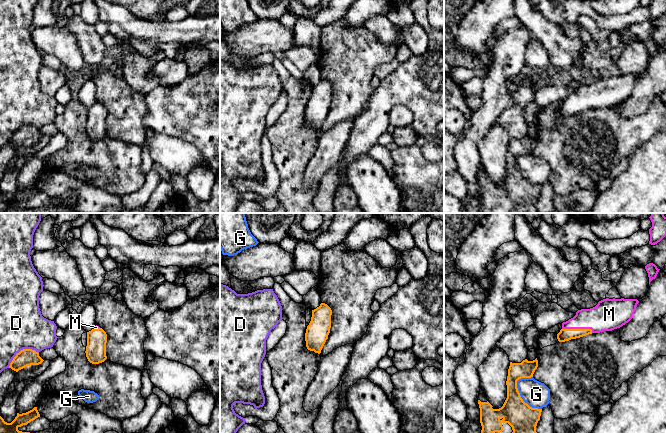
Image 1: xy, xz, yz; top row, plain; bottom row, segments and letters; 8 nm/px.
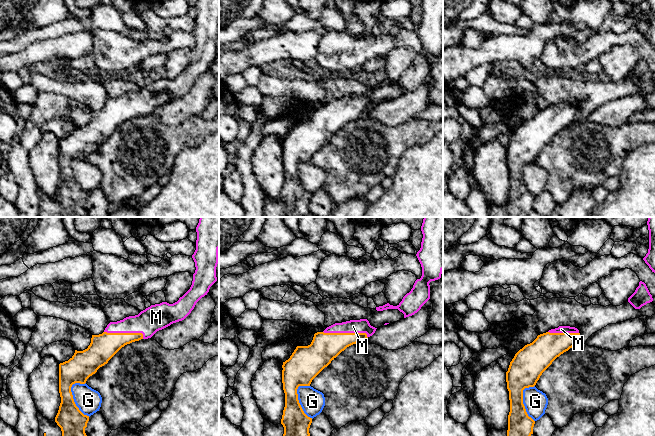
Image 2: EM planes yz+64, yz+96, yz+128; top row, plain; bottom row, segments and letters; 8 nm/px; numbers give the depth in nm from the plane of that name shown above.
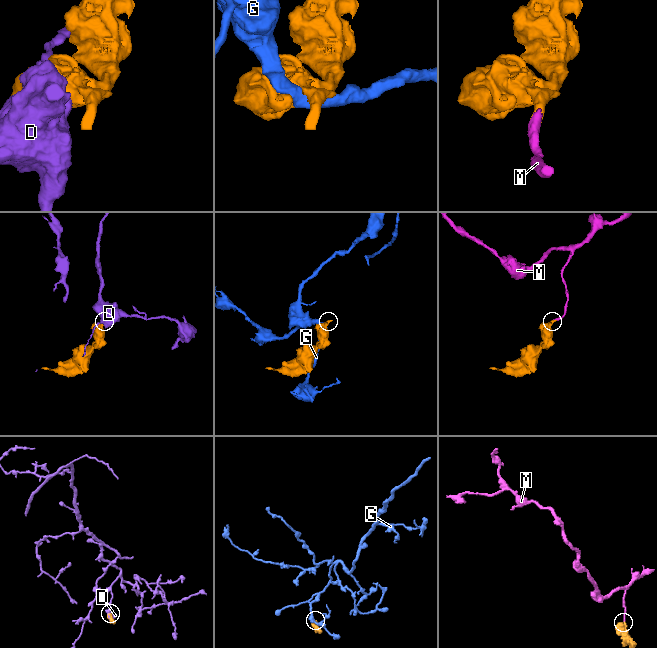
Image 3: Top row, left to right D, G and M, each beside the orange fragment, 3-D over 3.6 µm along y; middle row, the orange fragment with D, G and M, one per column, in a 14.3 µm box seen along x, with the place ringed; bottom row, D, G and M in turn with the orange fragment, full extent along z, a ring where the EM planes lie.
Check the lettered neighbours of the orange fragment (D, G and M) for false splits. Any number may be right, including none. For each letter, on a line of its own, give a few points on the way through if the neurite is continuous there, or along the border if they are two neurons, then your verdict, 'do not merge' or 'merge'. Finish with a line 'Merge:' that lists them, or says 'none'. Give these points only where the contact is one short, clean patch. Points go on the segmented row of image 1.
D: do not merge
G: do not merge
M: merge
Merge: M

